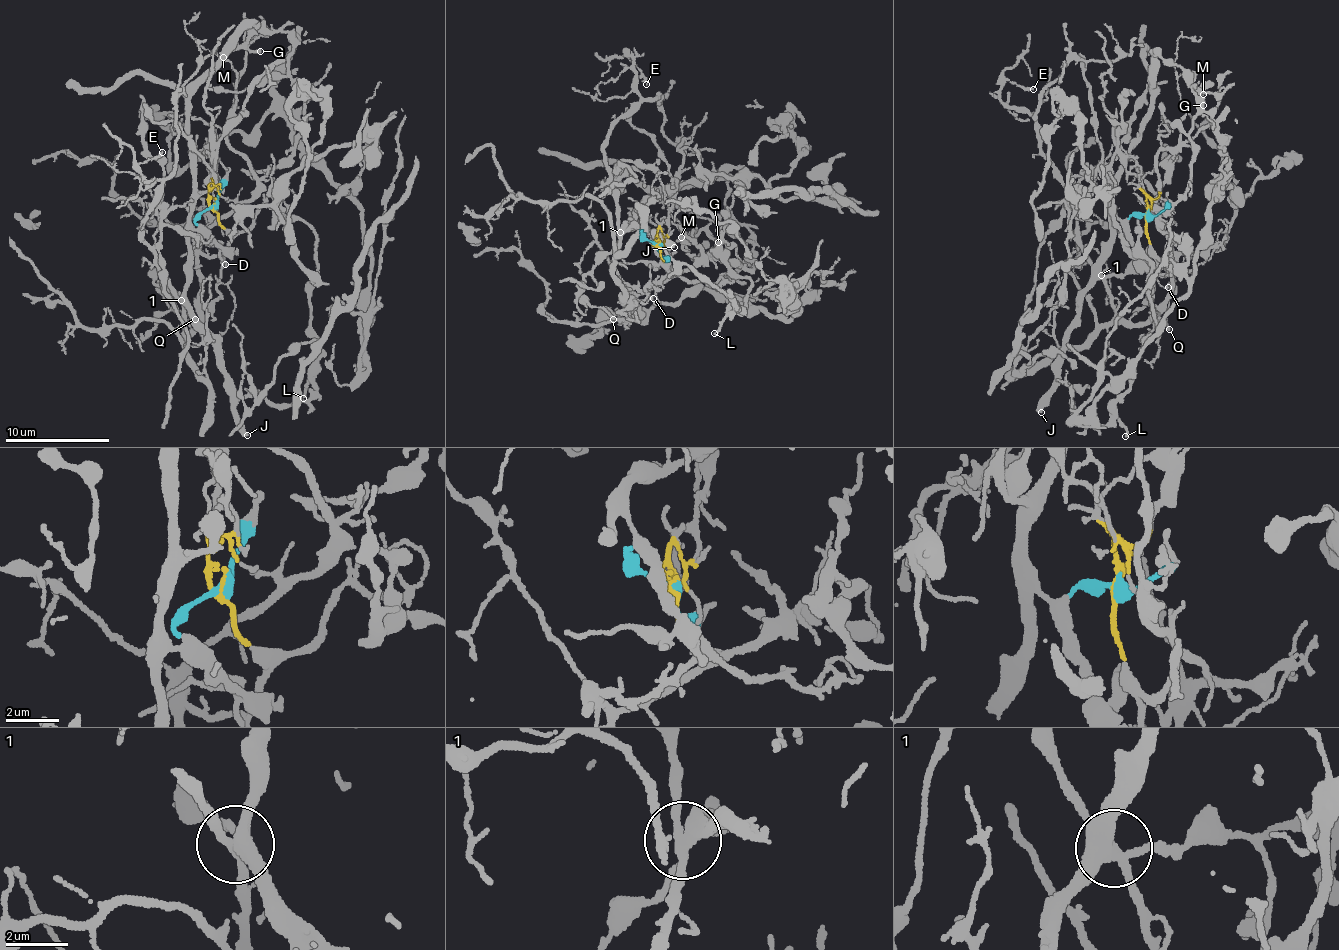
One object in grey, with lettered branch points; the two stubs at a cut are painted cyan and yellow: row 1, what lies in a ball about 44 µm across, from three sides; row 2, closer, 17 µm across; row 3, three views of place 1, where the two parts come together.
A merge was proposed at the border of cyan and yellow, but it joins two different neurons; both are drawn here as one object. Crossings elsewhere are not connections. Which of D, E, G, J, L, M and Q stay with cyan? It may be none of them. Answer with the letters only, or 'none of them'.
G, J, L, M, Q

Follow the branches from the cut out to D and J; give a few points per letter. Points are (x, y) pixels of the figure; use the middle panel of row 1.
D: (657, 245), (666, 271), (656, 283), (652, 299)
J: (657, 245), (636, 217), (625, 232), (653, 231), (660, 248), (674, 246)

